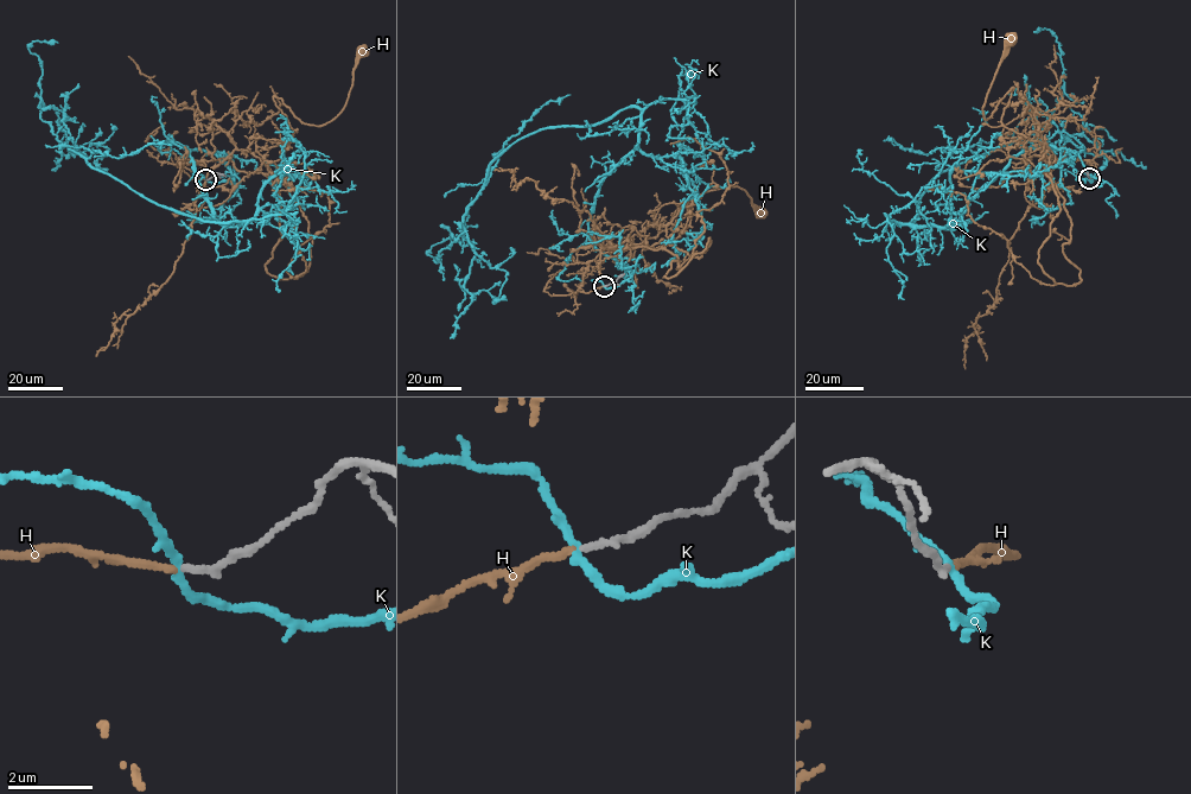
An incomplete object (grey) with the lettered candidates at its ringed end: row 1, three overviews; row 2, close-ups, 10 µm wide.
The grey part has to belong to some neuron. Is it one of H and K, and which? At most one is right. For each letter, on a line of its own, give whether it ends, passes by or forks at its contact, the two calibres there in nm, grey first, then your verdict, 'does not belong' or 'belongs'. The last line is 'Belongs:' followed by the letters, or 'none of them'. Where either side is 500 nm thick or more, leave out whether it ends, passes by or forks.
H: it ends | 150/170 nm | belongs
K: it passes by | 150/190 nm | does not belong
Belongs: H

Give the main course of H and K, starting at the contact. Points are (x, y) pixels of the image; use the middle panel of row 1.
H: (604, 286), (580, 288), (588, 264), (666, 246), (701, 194), (738, 186), (758, 211)
K: (604, 286), (631, 275), (587, 221), (637, 144), (635, 107), (508, 146), (464, 232), (427, 254), (450, 234)

